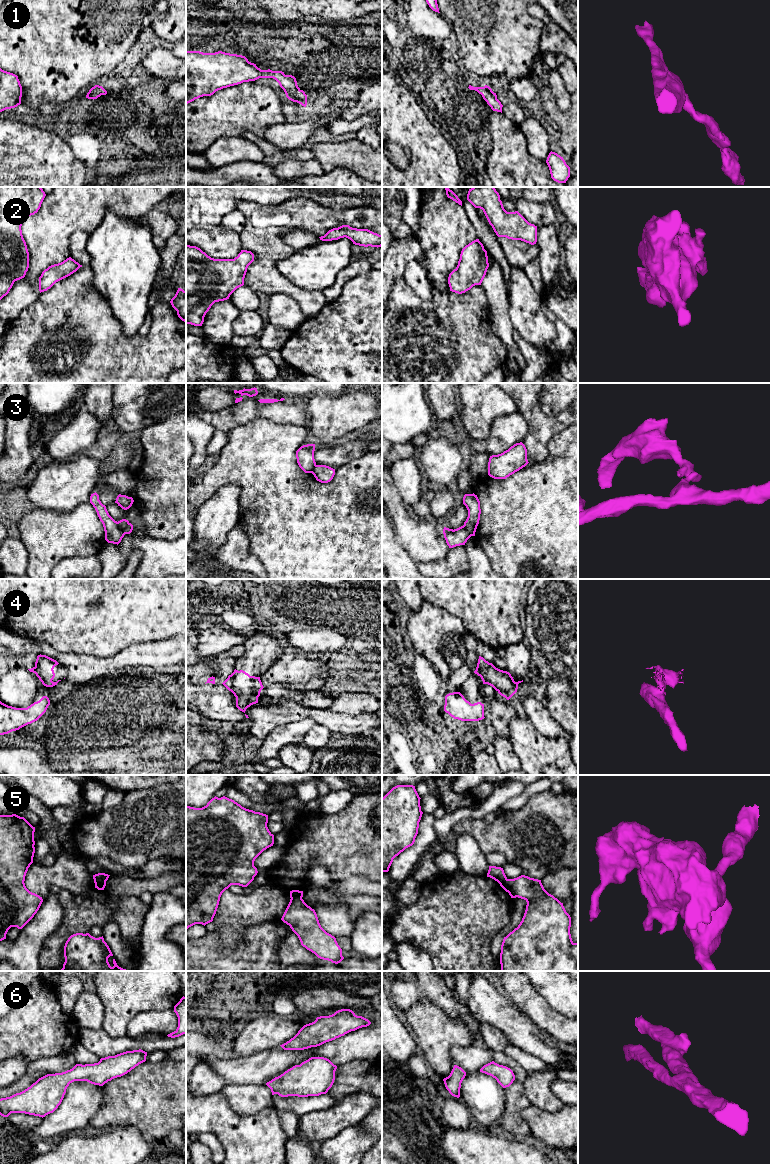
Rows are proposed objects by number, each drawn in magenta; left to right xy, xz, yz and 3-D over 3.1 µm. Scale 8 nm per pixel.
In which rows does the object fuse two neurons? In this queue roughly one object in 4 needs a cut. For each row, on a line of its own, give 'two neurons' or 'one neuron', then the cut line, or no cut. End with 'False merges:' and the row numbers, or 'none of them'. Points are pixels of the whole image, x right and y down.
1: one neuron; cut none
2: one neuron; cut none
3: two neurons; cut xy (116, 522), (125, 533)
4: two neurons; cut xy (35, 667), (33, 672)
5: two neurons; cut xy (105, 882), (95, 884)
6: one neuron; cut none
False merges: 3, 4, 5

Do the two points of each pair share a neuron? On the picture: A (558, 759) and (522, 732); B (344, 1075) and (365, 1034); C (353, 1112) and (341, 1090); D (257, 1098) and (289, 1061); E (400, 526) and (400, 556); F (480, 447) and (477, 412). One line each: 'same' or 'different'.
A: same
B: different
C: different
D: different
E: different
F: different

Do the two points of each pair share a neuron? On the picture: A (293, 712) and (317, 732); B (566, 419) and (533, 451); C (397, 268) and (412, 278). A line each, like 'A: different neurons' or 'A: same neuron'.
A: different neurons
B: same neuron
C: different neurons

